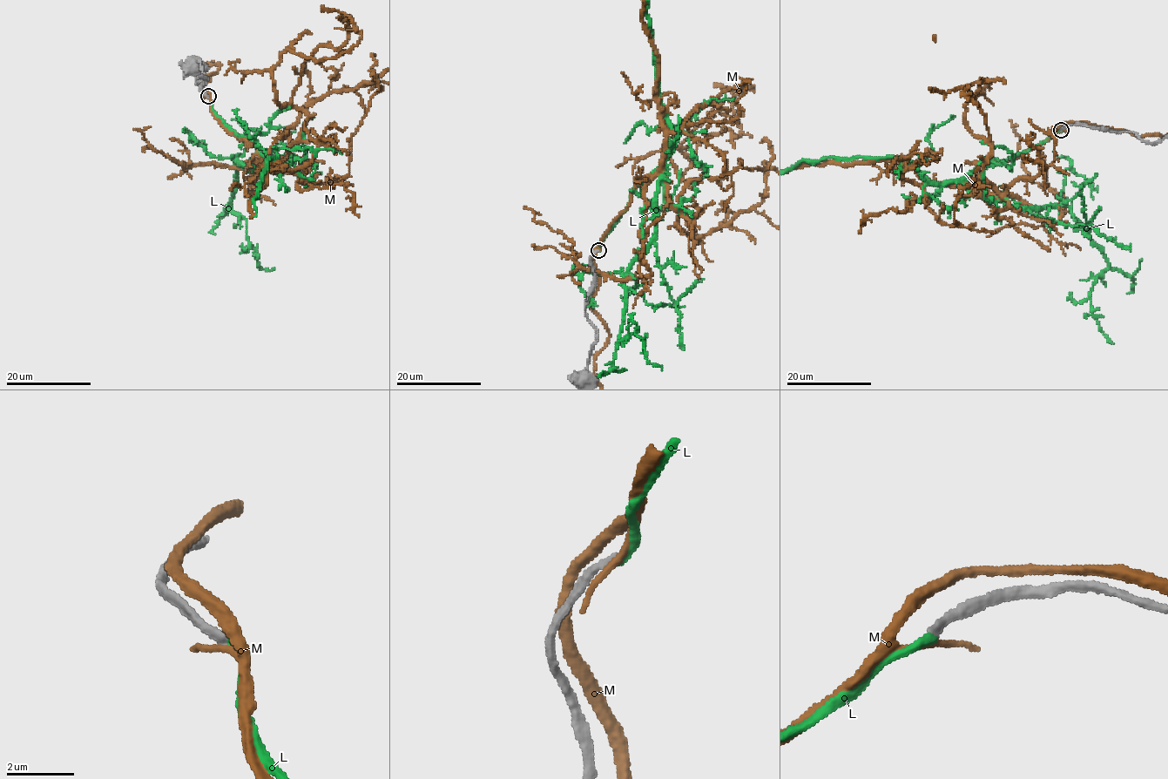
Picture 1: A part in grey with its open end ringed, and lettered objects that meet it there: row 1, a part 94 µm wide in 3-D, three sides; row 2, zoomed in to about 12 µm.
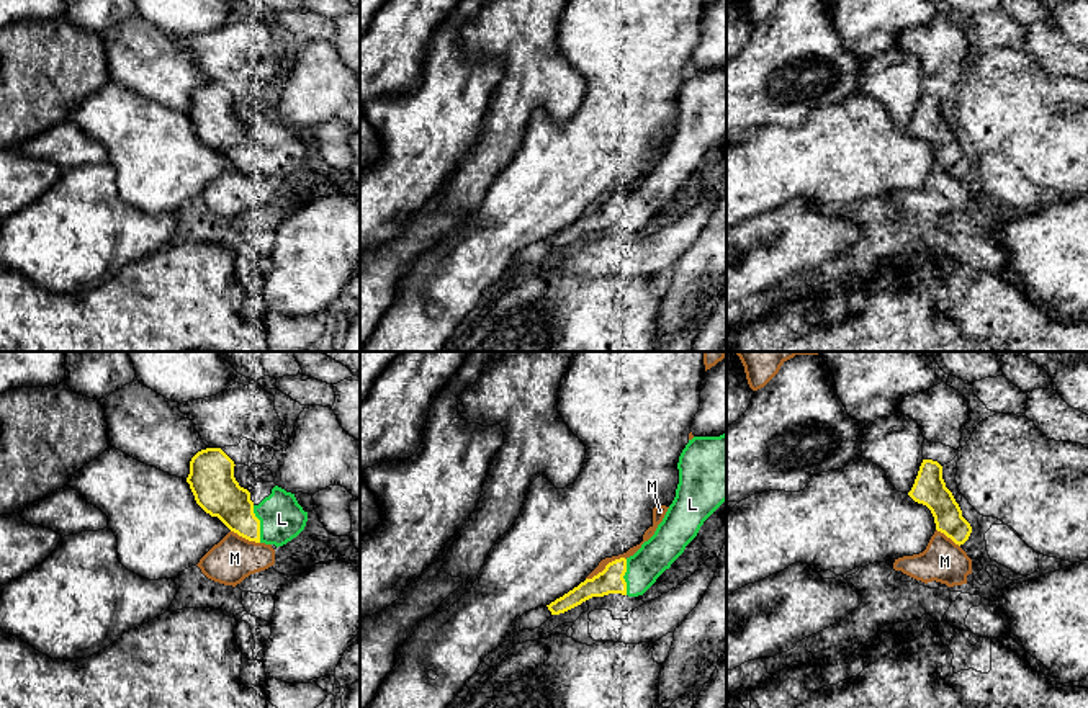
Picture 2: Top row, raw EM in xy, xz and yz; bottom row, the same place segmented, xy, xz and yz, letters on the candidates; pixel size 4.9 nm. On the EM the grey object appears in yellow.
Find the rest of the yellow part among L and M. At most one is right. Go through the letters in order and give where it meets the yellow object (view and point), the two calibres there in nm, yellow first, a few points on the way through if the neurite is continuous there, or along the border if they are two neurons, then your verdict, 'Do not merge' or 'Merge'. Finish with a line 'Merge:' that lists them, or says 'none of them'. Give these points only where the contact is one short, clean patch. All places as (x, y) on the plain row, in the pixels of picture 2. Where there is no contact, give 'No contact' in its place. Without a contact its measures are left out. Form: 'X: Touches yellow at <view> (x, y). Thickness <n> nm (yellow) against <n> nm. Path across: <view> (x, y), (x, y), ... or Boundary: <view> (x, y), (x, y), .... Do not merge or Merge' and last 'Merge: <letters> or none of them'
L: Touches yellow at xy (259, 157). Thickness 220 nm (yellow) against 220 nm. Merge
M: Touches yellow at xz (606, 200). Thickness 130 nm (yellow) against 40 nm. Do not merge
Merge: L

